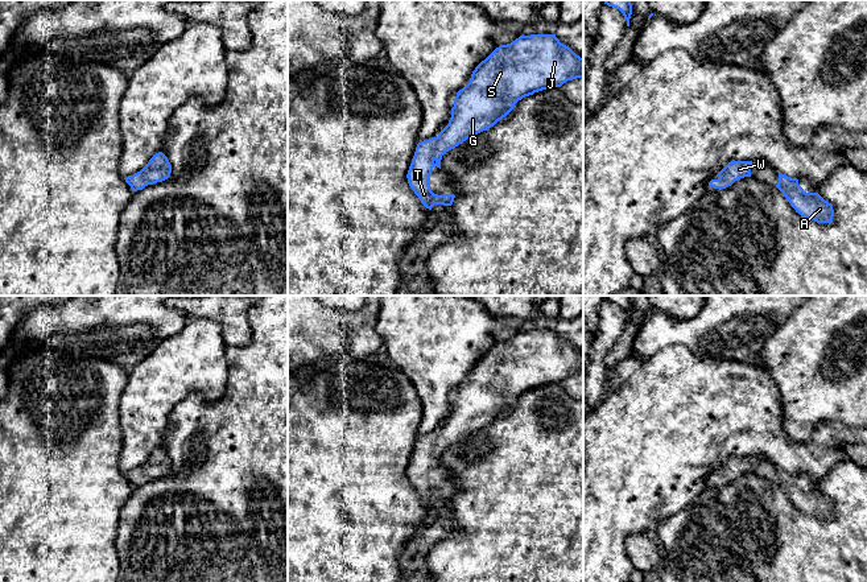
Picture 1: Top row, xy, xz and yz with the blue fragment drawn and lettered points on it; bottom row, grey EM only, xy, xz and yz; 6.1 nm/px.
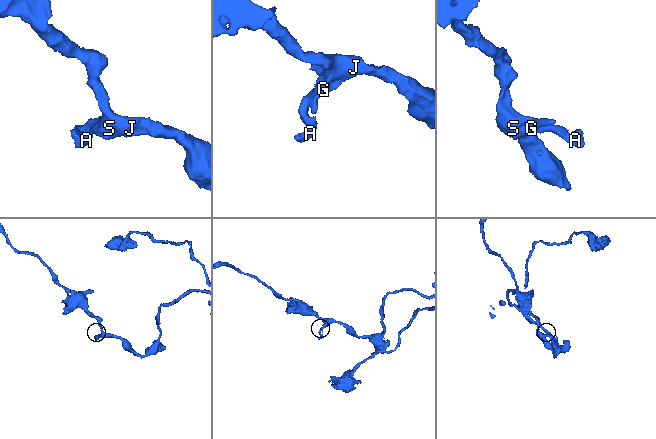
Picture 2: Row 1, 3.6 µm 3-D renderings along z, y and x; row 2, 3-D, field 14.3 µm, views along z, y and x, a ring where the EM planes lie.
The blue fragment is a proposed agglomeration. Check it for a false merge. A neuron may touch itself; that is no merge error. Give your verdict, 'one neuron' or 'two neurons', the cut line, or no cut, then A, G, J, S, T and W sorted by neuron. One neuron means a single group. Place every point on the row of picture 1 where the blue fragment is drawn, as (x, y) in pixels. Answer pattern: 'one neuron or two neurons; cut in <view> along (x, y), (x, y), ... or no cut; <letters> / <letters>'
one neuron; no cut; A G J S T W

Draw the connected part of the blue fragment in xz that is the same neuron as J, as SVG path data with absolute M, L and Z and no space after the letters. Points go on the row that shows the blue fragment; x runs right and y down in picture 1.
M523 34L513 42L496 48L475 67L470 82L457 92L449 124L437 137L417 144L406 178L421 203L432 210L434 205L451 206L454 202L454 194L438 195L430 189L433 168L441 169L441 160L446 152L494 127L523 98L550 87L561 87L577 78L583 78L583 58L561 44L556 34Z

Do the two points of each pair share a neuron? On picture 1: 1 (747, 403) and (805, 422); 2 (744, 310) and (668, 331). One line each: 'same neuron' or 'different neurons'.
1: different neurons
2: same neuron

